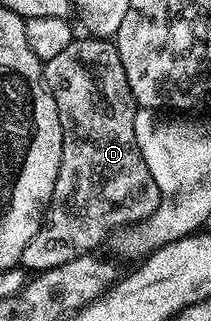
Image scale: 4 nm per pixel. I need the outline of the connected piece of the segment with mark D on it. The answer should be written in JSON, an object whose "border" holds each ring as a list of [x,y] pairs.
{"border":[[[75,37],[68,49],[45,60],[44,74],[46,85],[56,101],[62,126],[62,160],[42,228],[38,230],[36,237],[32,237],[32,241],[28,241],[22,254],[21,266],[30,273],[56,269],[56,265],[68,265],[68,261],[76,257],[97,252],[97,247],[117,219],[134,214],[138,219],[146,219],[162,200],[159,180],[154,180],[154,175],[150,172],[151,164],[136,145],[136,104],[130,98],[128,77],[124,77],[124,64],[120,62],[117,42],[97,37]]]}

